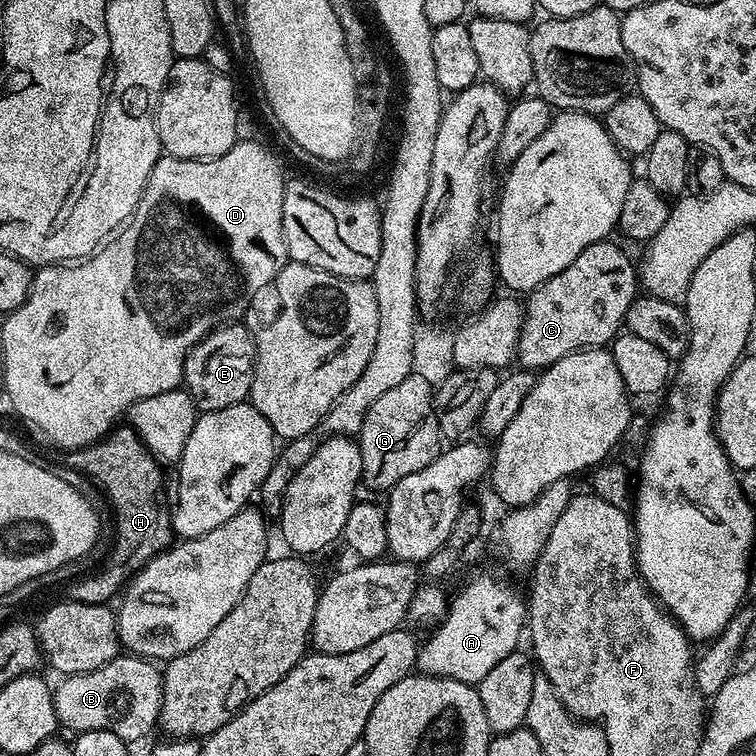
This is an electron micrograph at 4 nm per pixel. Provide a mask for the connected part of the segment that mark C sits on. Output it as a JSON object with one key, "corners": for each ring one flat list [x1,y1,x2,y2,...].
{"corners":[[607,239,586,246,586,250,582,250,582,254,578,254,578,258,570,262,566,270,562,270,562,274,554,274,554,278,527,293,520,341,516,347,516,360,521,369,543,370,558,362,558,358,566,358,566,354,580,348,598,348,616,339,632,300,638,296,638,268,634,260,632,264,631,258,612,243,611,239]]}

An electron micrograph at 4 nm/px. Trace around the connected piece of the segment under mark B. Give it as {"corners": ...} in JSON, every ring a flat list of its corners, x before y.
{"corners":[[135,654,115,656,106,666,86,674,66,676,55,685,54,710,59,723,72,734,90,730,110,730,125,742,140,740,151,728,157,727,162,706,164,677,153,661]]}

